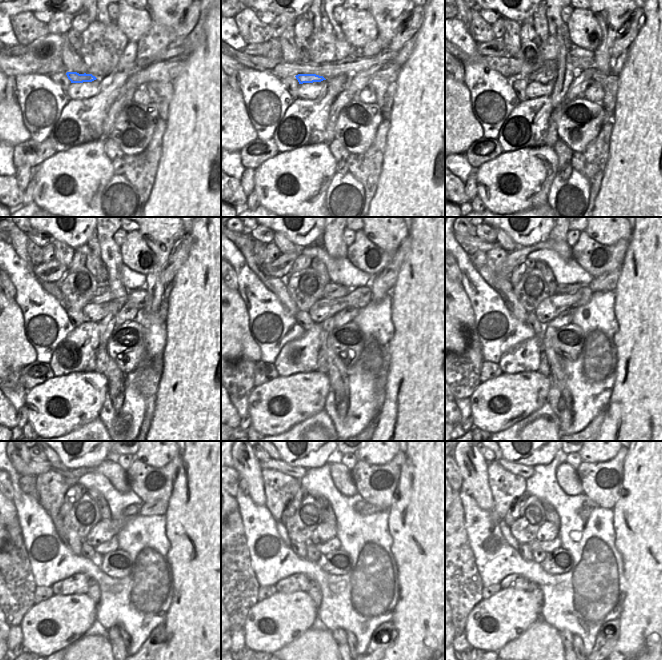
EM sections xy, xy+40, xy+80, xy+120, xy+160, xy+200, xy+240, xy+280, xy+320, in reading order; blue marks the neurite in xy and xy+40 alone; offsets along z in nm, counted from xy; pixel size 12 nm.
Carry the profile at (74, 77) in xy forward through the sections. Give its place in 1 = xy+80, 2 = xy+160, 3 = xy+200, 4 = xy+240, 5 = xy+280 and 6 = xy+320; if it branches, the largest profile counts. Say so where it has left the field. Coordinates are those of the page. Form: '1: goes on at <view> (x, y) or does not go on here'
1: goes on at xy+80 (548, 71)
2: goes on at xy+160 (331, 290)
3: goes on at xy+200 (569, 289)
4: goes on at xy+240 (133, 509)
5: goes on at xy+280 (359, 505)
6: goes on at xy+320 (588, 504)

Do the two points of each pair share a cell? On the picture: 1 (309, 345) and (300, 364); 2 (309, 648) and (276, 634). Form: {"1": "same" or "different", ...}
{"1": "same", "2": "different"}

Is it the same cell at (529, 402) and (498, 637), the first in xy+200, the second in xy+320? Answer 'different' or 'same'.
same

